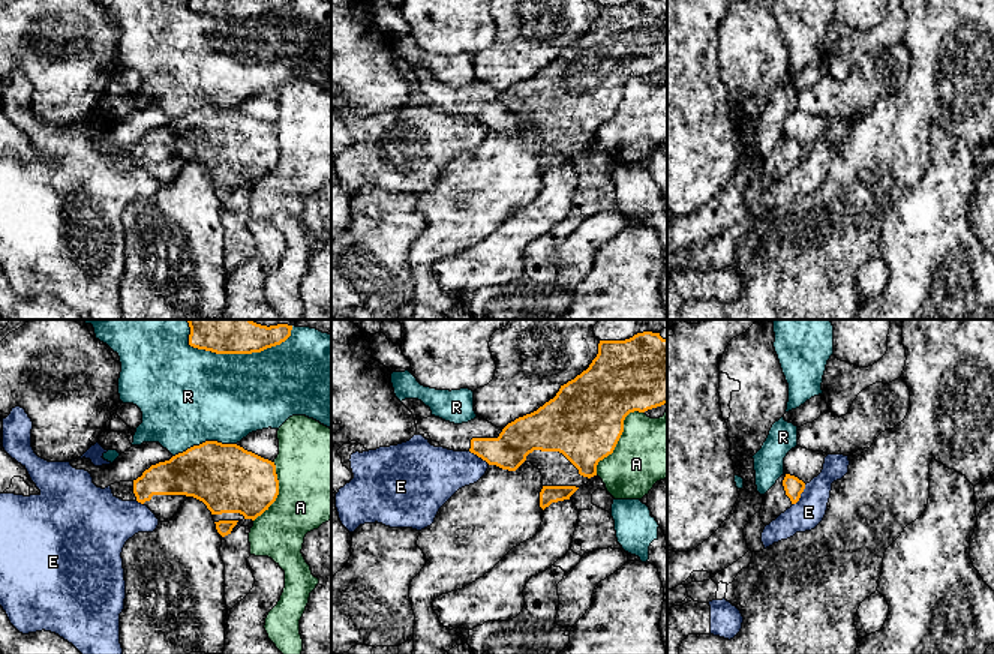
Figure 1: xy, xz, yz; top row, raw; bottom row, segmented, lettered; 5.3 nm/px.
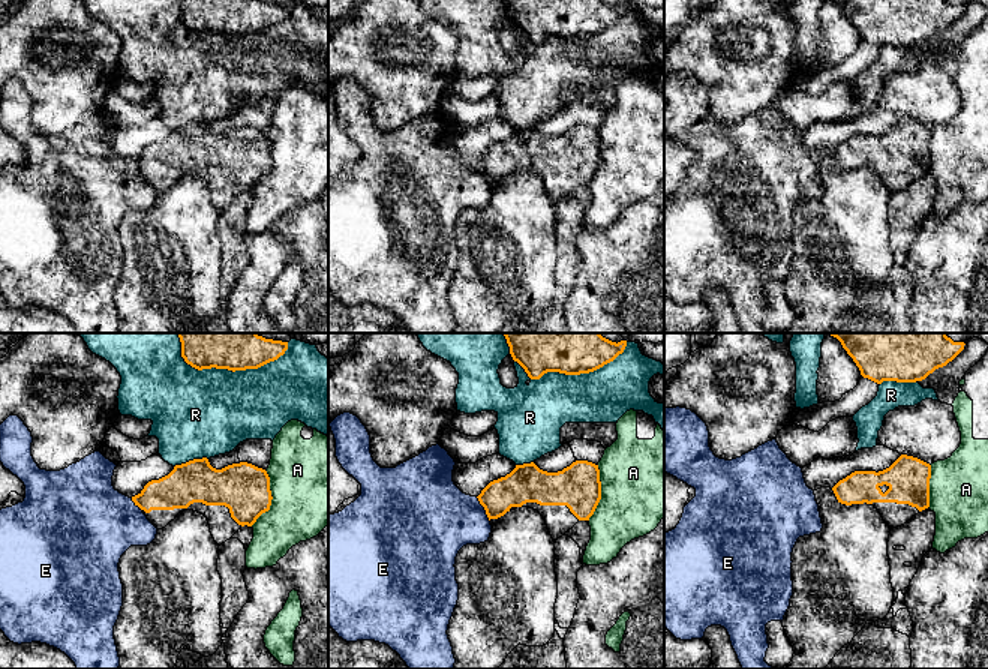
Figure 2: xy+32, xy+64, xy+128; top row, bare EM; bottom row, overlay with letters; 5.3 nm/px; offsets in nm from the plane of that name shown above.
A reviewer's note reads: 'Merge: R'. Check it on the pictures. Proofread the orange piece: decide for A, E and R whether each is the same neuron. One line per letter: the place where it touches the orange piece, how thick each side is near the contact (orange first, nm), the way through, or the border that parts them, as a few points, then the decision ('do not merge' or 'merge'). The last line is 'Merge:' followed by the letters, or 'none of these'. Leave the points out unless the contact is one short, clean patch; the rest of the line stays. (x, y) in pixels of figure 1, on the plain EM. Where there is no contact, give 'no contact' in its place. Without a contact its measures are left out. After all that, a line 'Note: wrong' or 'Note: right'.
A: meets orange in xz at (619, 101); 420 nm thick on the orange side, 340 nm on the other; do not merge
E: meets orange in yz at (799, 159); 100 nm thick on the orange side, 170 nm on the other; do not merge
R: meets orange in xy at (239, 17); 100 nm thick on the orange side, 460 nm on the other; do not merge
Merge: none of these
Note: wrong

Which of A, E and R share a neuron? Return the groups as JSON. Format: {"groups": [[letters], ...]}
{"groups": [["A"], ["E"], ["R"]]}

